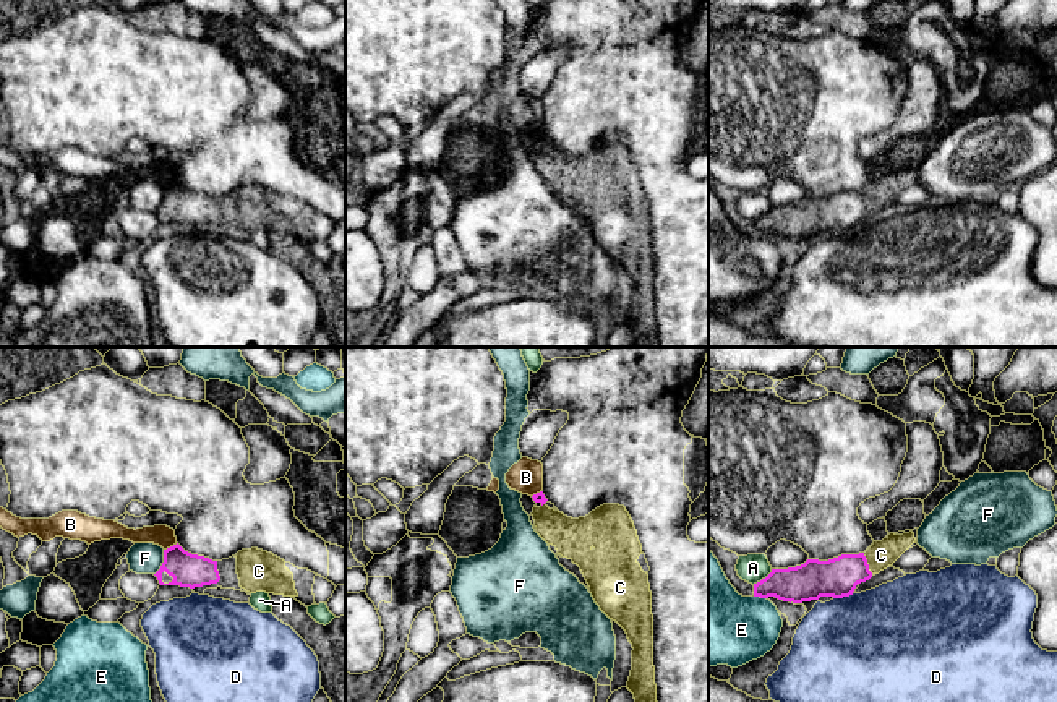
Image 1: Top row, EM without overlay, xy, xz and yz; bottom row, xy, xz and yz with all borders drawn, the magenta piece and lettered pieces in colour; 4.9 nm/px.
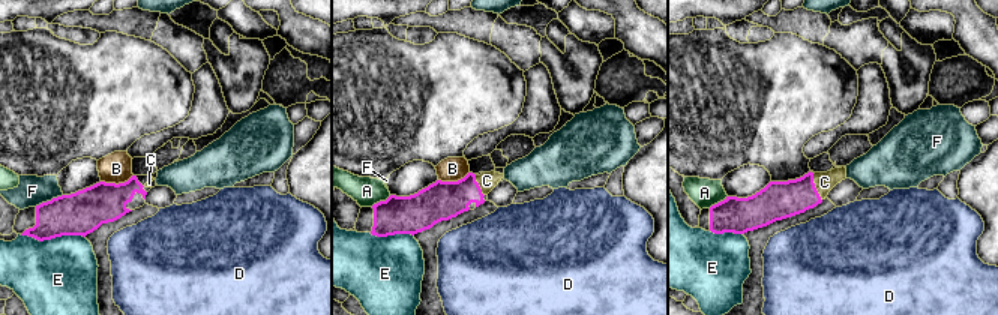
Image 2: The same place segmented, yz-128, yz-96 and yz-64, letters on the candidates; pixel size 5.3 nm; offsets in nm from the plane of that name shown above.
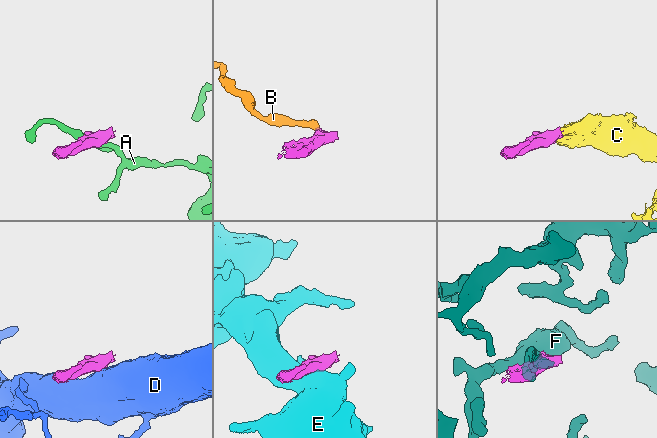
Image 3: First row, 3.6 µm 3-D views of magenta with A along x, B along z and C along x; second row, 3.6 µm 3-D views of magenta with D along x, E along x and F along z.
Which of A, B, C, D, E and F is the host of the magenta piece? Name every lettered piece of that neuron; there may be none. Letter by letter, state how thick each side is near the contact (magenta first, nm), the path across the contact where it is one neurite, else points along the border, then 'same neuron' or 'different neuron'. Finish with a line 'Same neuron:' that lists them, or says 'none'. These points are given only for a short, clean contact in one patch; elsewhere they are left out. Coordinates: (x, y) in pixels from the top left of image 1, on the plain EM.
A: 190/140 nm | along yz (772, 206), (753, 221) | different neuron
B: 160/110 nm | along xy (177, 180), (164, 187) | different neuron
C: 200/140 nm | across yz (837, 214), (866, 200), (881, 192) | same neuron
D: 200/480 nm | different neuron
E: 180/380 nm | different neuron
F: 160/160 nm | different neuron
Same neuron: C

